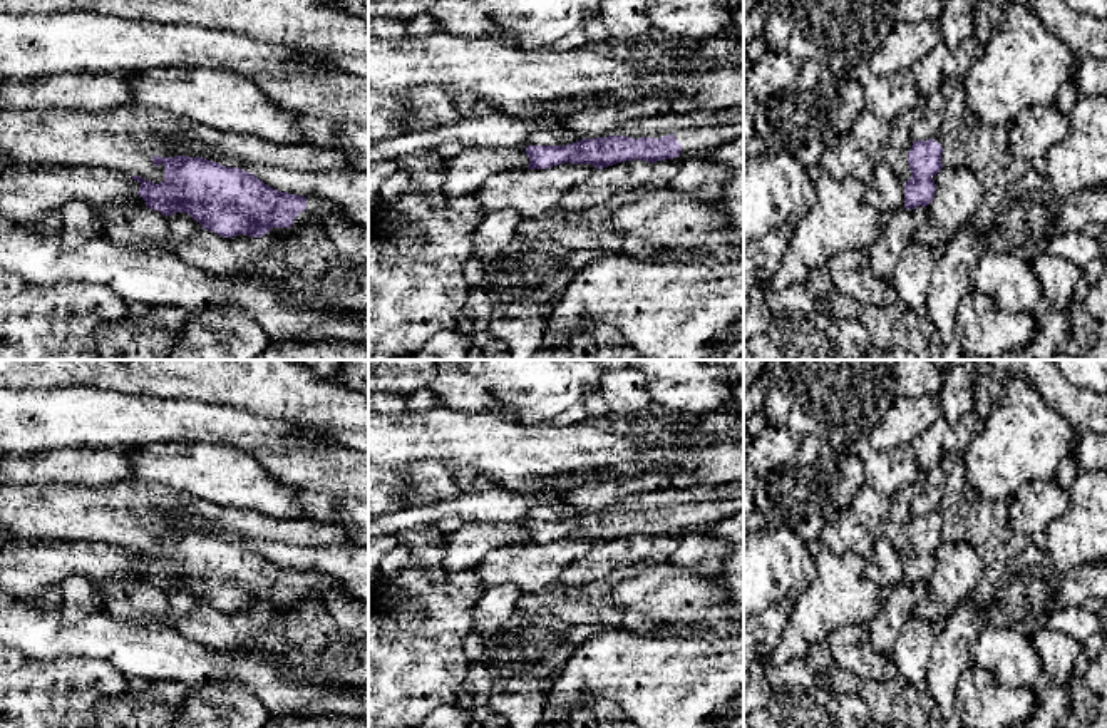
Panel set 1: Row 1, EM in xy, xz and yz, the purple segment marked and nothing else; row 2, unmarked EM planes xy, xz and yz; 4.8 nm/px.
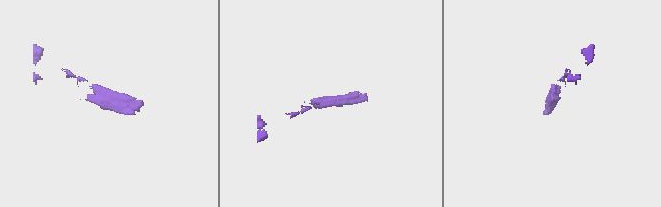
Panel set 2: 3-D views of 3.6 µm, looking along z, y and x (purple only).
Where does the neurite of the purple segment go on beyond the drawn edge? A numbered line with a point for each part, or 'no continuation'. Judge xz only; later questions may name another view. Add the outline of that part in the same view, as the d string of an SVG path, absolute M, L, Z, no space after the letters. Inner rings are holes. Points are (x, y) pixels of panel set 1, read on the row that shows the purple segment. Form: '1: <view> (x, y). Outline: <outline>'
1: xz (695, 139). Outline: M744 124L739 126L718 126L718 127L692 127L677 129L673 132L660 132L651 136L633 136L631 139L653 137L660 139L663 136L673 134L677 142L682 146L680 156L692 157L702 151L713 151L715 147L737 139L744 134Z

